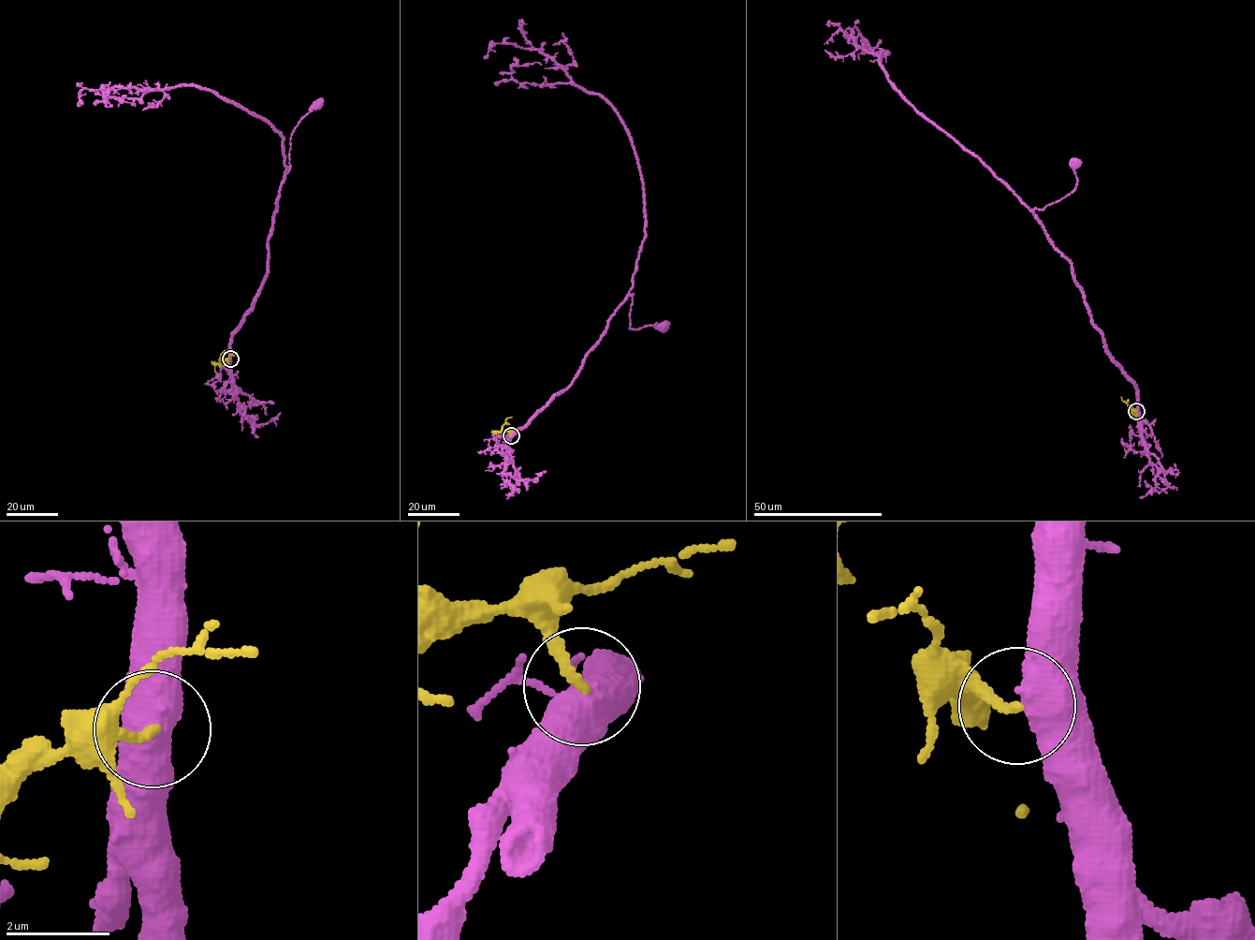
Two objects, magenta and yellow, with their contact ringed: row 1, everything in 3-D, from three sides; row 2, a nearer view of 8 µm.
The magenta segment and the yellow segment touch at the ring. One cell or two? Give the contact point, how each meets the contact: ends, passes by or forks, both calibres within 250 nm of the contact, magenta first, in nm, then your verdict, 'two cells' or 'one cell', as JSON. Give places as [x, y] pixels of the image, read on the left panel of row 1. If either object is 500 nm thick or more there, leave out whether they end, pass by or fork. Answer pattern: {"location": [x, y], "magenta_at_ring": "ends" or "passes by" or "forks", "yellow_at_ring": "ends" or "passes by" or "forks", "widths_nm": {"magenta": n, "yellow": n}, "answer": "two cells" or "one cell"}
{"location": [230, 359], "widths_nm": {"magenta": 750, "yellow": 180}, "answer": "two cells"}

